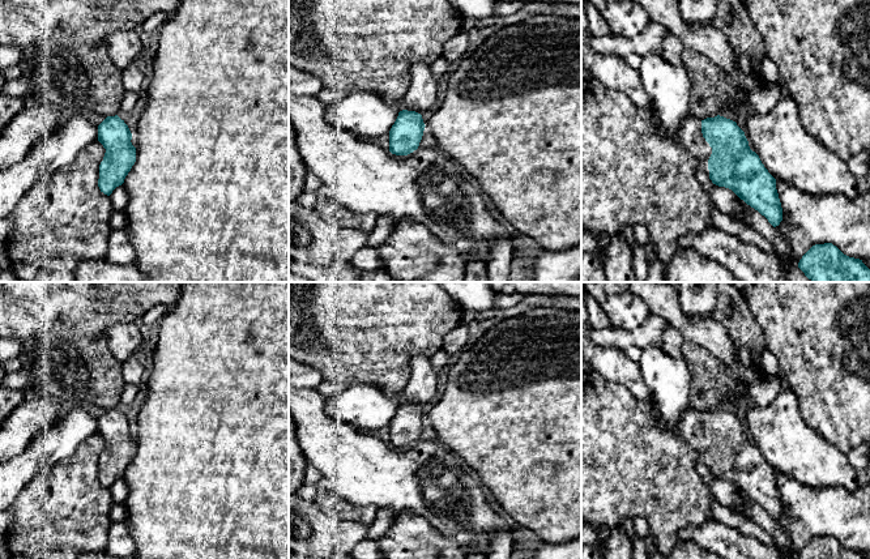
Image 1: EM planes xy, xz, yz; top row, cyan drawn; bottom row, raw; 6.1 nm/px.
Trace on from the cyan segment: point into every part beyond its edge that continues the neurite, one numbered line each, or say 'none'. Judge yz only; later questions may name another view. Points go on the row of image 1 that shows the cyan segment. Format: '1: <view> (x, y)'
1: yz (615, 73)

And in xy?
none

